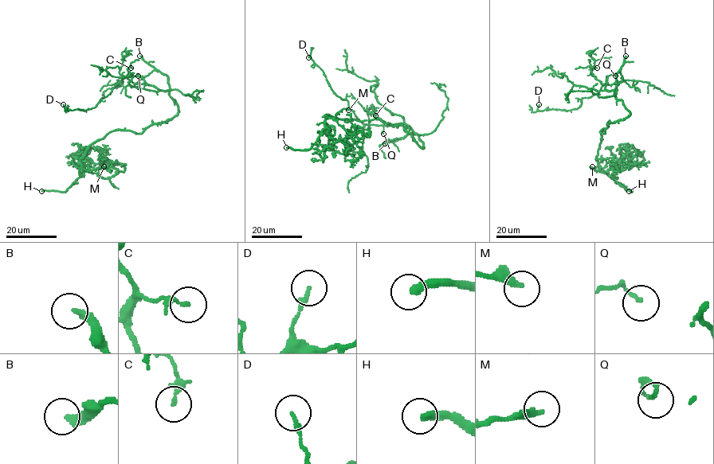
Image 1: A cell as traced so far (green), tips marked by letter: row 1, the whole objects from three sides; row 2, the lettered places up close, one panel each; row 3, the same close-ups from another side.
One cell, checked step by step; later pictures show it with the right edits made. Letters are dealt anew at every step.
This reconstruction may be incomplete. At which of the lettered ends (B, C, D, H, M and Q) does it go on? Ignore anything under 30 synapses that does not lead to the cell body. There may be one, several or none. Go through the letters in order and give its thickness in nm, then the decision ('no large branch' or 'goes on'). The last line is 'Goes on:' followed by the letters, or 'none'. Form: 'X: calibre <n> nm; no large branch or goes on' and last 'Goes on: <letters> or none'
B: calibre 320 nm; goes on
C: calibre 120 nm; no large branch
D: calibre 200 nm; no large branch
H: calibre 320 nm; goes on
M: calibre 300 nm; goes on
Q: calibre 130 nm; no large branch
Goes on: B, H, M

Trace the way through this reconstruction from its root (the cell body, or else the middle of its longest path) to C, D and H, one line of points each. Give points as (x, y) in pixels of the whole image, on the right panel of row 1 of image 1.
C: (615, 122), (623, 120), (629, 111), (613, 91), (605, 88), (606, 83), (594, 76), (590, 68), (597, 68)
D: (615, 122), (629, 111), (605, 88), (607, 76), (600, 91), (582, 98), (577, 108), (539, 111), (539, 104)
H: (615, 122), (607, 123), (605, 133), (600, 131), (602, 130), (598, 165), (632, 191), (629, 191)

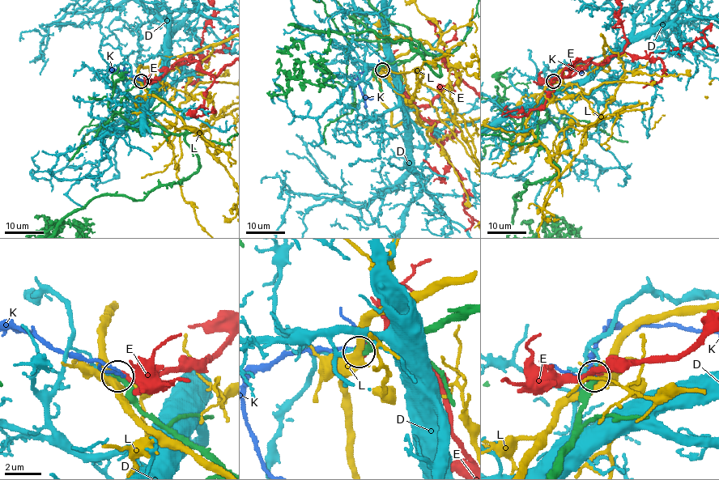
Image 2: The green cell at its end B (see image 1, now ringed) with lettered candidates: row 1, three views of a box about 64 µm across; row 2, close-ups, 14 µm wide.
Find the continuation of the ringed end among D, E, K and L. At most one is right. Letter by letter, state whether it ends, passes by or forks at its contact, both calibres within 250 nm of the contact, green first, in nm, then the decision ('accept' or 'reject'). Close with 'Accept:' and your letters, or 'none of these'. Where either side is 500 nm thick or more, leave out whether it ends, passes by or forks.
D: it ends there; 360 nm thick on the green side, 110 nm on the other; reject
E: it ends there; 480 nm thick on the green side, 320 nm on the other; reject
K: it passes by; 480 nm thick on the green side, 150 nm on the other; reject
L: 400 nm thick on the green side, 550 nm on the other; reject
Accept: none of these

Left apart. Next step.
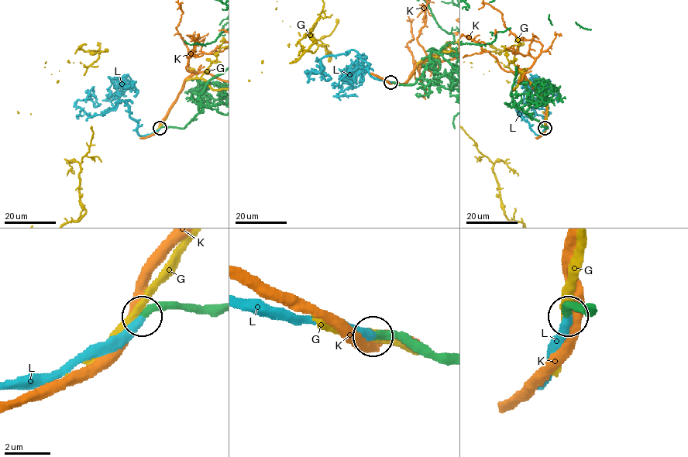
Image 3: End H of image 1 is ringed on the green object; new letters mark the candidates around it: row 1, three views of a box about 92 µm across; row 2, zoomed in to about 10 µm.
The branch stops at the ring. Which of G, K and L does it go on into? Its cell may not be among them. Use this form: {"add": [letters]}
{"add": ["L"]}

